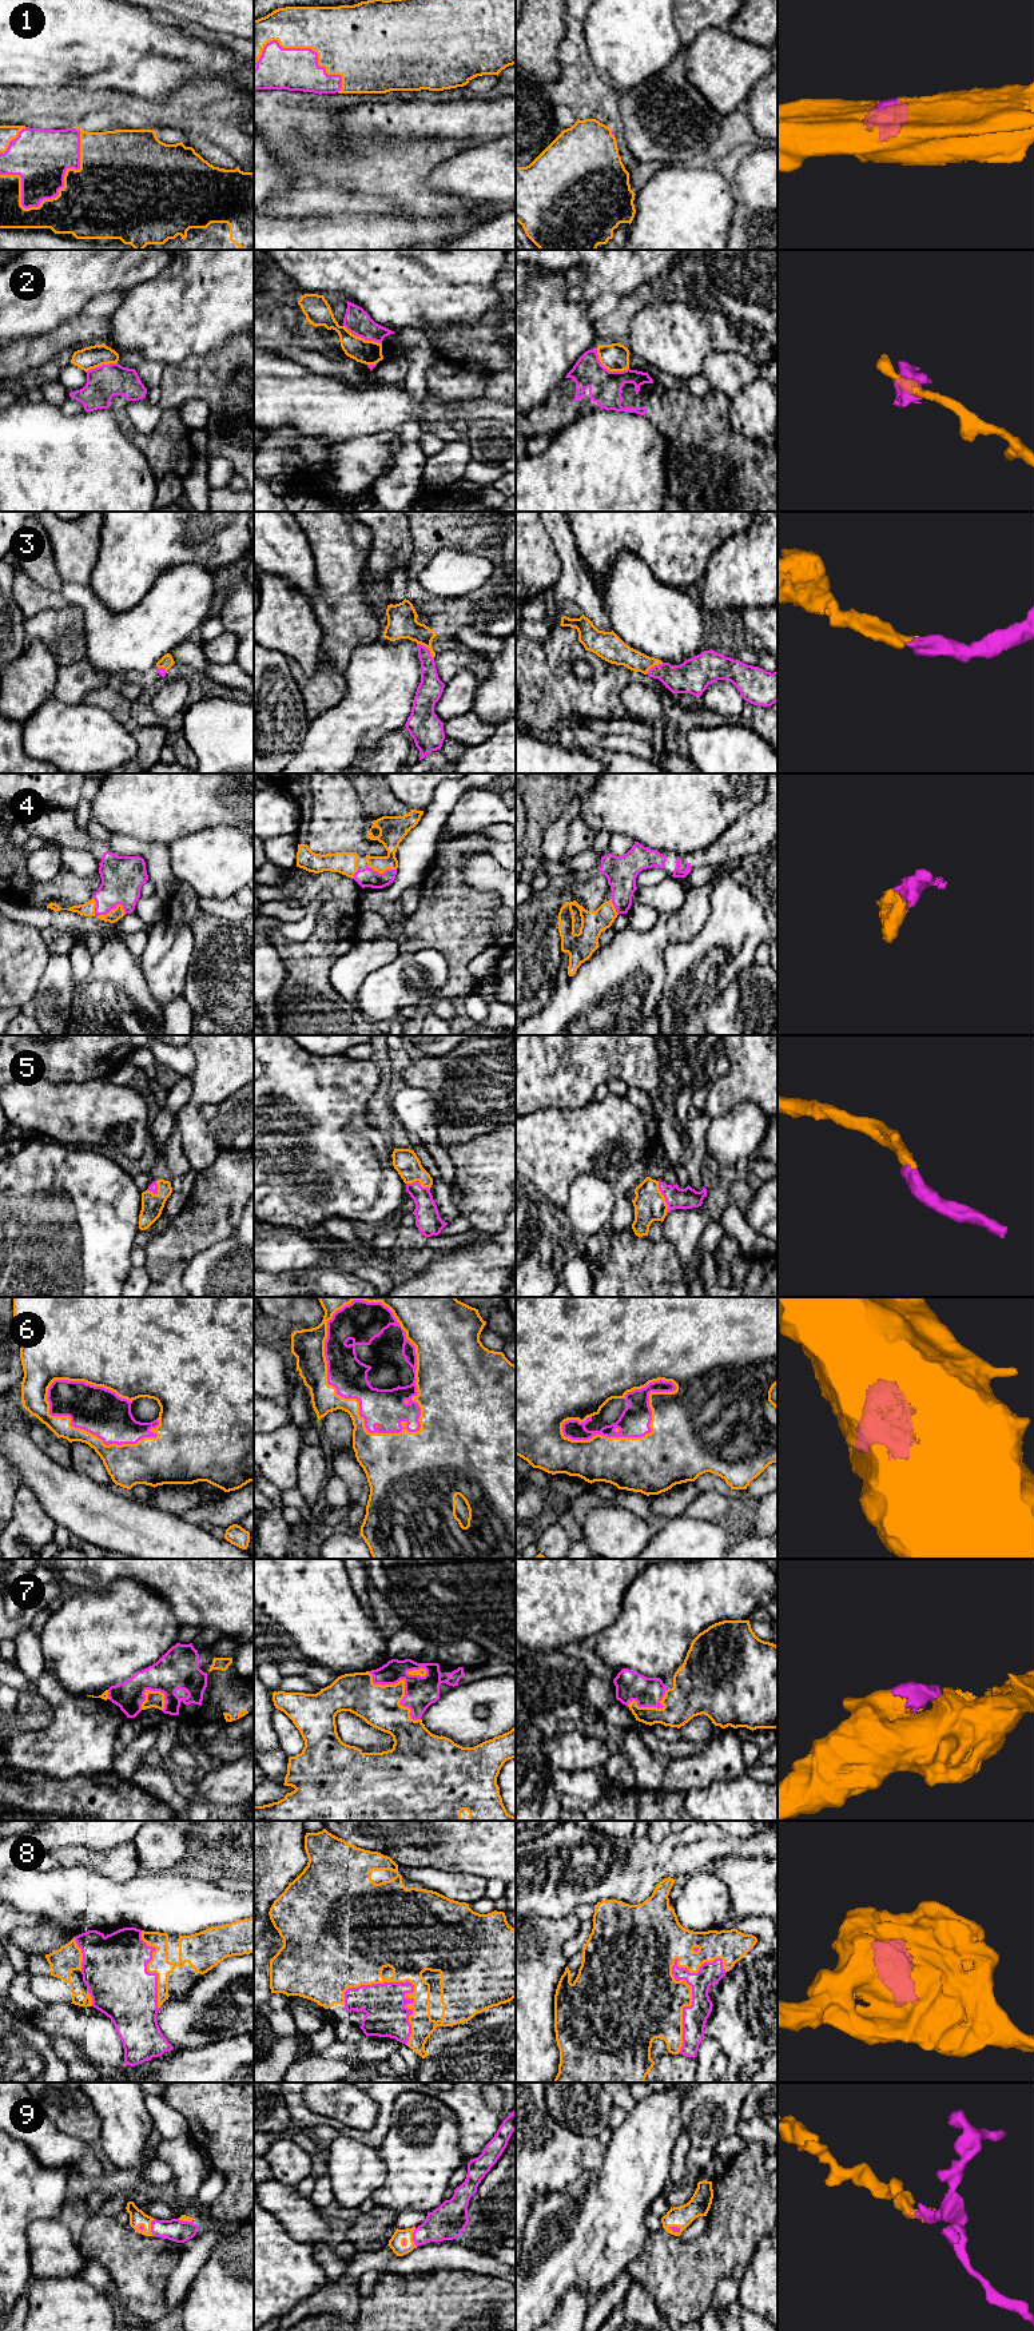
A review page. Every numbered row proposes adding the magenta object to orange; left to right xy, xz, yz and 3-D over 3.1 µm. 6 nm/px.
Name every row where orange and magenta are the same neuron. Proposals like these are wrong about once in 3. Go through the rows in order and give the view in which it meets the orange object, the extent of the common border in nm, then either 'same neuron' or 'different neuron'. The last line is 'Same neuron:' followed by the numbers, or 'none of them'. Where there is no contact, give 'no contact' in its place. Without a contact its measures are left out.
1: xy | 600 nm | same neuron
2: yz | 240 nm | different neuron
3: xz | 140 nm | same neuron
4: xy | 170 nm | same neuron
5: yz | 200 nm | same neuron
6: xz | 900 nm | same neuron
7: xz | 440 nm | same neuron
8: yz | 600 nm | same neuron
9: xy | 110 nm | same neuron
Same neuron: 1, 3, 4, 5, 6, 7, 8, 9

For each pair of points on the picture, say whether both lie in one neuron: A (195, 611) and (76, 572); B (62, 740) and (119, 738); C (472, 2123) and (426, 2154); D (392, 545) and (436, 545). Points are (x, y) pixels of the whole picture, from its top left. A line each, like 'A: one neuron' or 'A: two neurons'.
A: two neurons
B: one neuron
C: two neurons
D: two neurons

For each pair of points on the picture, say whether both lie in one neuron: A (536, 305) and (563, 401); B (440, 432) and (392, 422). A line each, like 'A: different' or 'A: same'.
A: different
B: different

